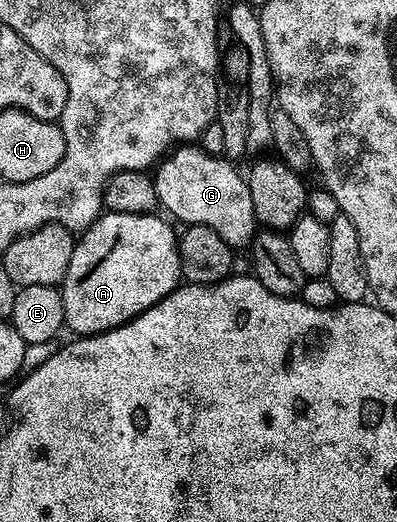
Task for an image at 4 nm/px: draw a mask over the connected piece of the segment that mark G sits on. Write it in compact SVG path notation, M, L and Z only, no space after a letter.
M200 146L174 147L156 165L157 174L155 172L152 177L157 203L170 212L168 215L174 221L182 220L185 226L207 226L215 230L215 234L219 234L219 238L223 238L230 248L240 250L252 241L259 225L251 206L248 179L233 168L236 167L229 160L207 153Z

